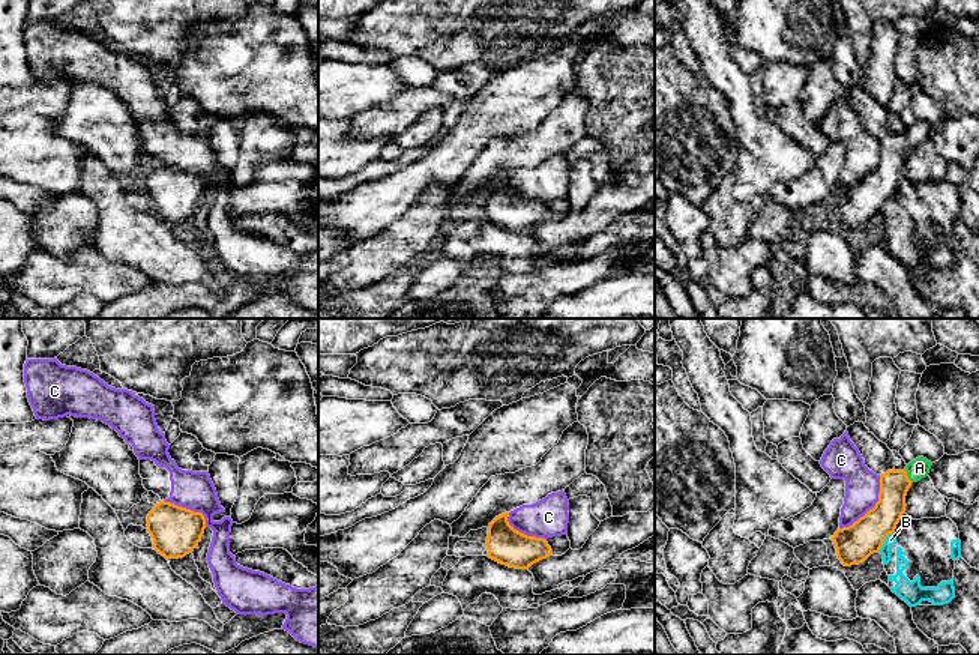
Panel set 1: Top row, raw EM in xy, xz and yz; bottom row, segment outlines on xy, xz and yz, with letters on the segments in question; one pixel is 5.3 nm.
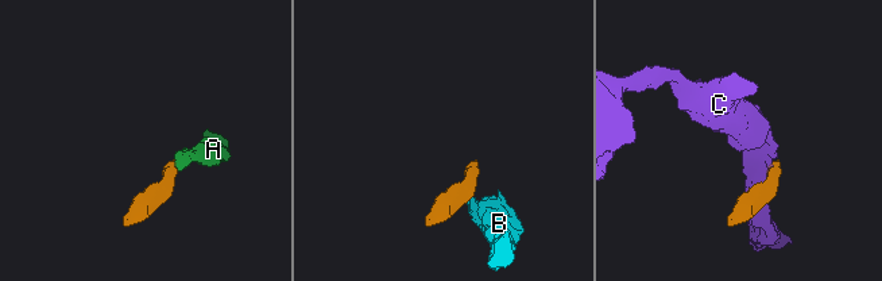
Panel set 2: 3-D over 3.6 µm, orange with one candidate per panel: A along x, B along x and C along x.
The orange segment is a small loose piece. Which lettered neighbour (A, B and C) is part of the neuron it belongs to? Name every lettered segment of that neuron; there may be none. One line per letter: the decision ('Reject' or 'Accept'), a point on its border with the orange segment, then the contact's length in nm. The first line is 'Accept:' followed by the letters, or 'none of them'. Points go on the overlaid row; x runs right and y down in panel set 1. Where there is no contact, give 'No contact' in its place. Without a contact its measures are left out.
Accept: A
A: Accept. Touches orange at yz (907, 476). Shared border 80 nm
B: Reject. Touches orange at yz (883, 540). Shared border 140 nm
C: Reject. Touches orange at yz (873, 508). Shared border 360 nm

